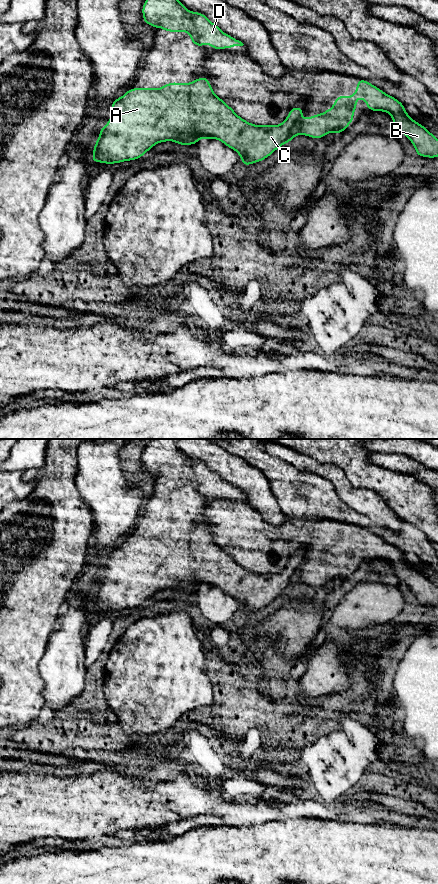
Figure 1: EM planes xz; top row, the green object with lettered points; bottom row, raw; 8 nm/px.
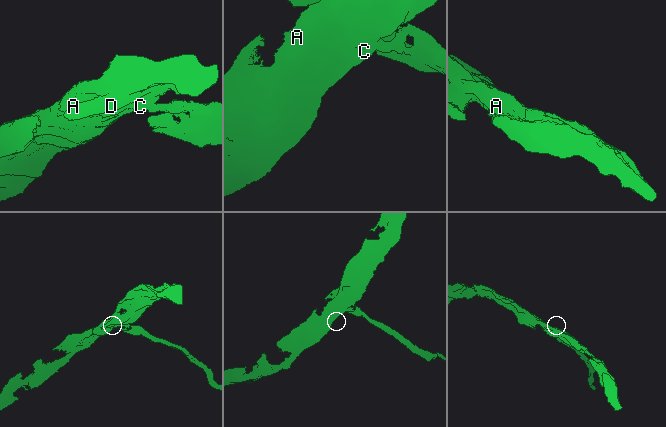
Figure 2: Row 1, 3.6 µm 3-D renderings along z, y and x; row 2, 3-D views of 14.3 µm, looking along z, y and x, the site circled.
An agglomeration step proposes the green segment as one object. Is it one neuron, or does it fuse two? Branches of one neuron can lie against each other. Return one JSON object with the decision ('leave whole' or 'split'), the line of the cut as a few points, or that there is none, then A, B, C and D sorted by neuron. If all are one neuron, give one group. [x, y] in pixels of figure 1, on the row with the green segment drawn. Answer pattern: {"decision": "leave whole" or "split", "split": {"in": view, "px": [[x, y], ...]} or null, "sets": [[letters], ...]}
{"decision": "split", "split": {"in": "xz", "px": [[300, 117], [294, 125], [294, 134]]}, "sets": [["A", "C", "D"], ["B"]]}

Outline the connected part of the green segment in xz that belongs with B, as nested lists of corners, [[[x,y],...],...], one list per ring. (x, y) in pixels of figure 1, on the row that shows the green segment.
[[[357,79],[356,83],[357,90],[352,91],[352,97],[340,95],[333,102],[333,107],[322,114],[300,117],[294,125],[295,135],[315,139],[324,138],[329,132],[339,135],[347,130],[348,124],[353,124],[357,98],[360,97],[370,111],[383,111],[391,115],[393,125],[411,141],[418,156],[438,157],[438,138],[423,124],[414,121],[399,100],[363,79]]]

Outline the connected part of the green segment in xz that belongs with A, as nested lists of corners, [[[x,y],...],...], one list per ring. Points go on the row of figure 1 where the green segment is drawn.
[[[206,76],[186,84],[171,82],[161,88],[131,88],[111,105],[111,117],[101,128],[91,162],[116,164],[141,158],[154,145],[173,141],[187,147],[202,139],[218,139],[235,150],[243,166],[263,161],[294,137],[294,125],[304,108],[292,108],[280,125],[255,125],[239,117],[218,98]]]

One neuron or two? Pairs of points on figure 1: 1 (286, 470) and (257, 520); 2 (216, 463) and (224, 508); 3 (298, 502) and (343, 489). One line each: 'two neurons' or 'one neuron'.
1: two neurons
2: two neurons
3: two neurons

